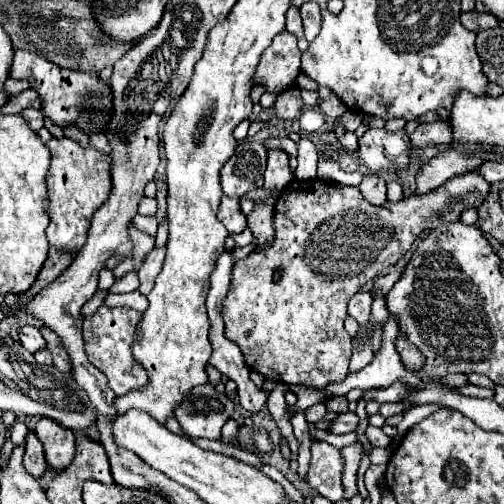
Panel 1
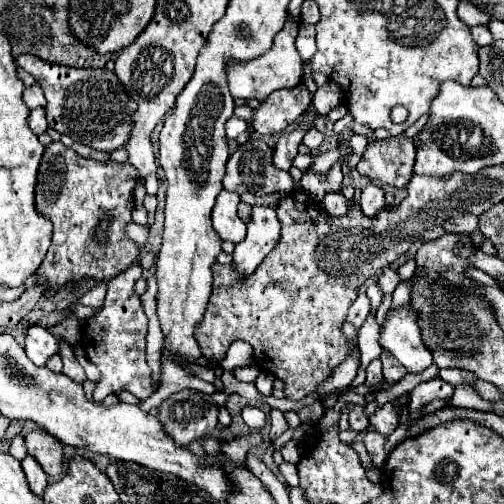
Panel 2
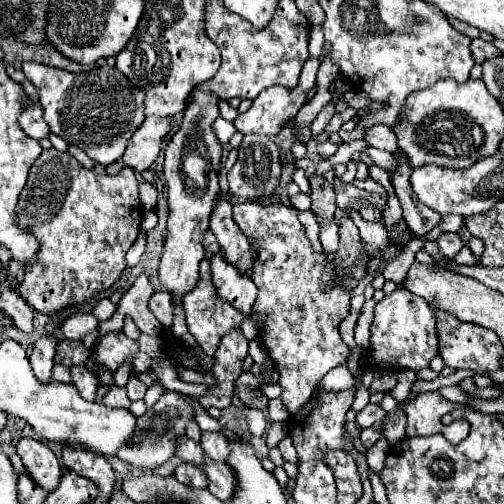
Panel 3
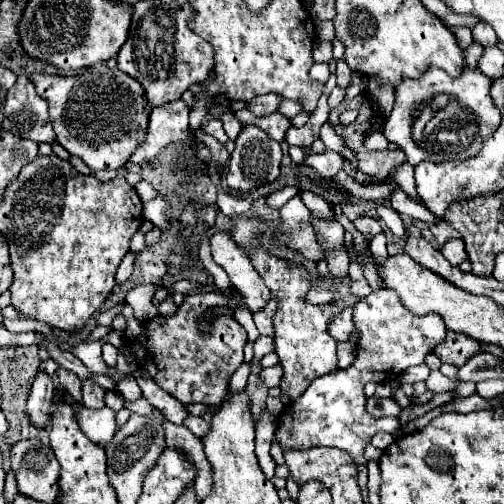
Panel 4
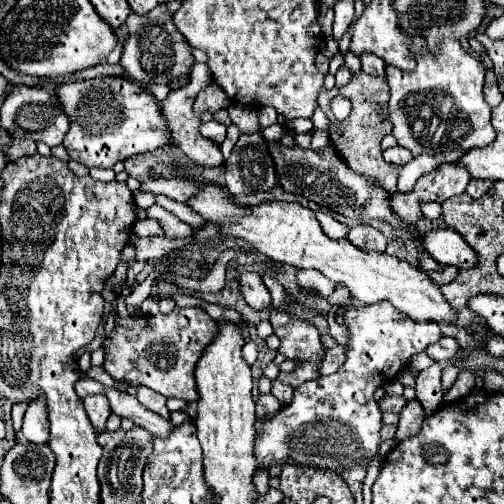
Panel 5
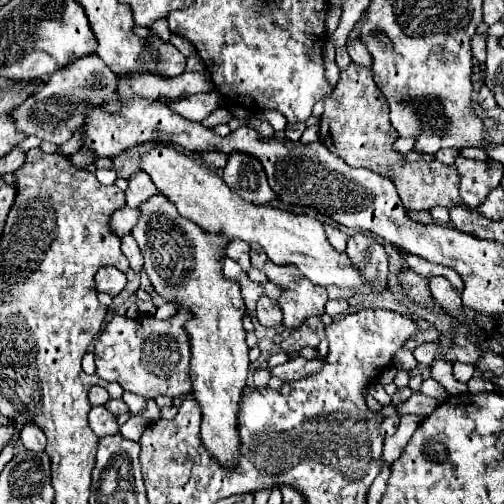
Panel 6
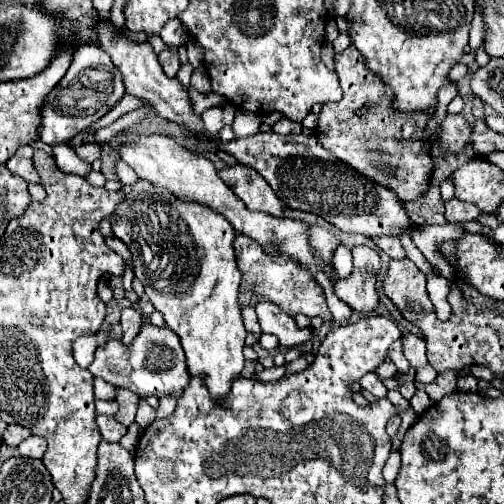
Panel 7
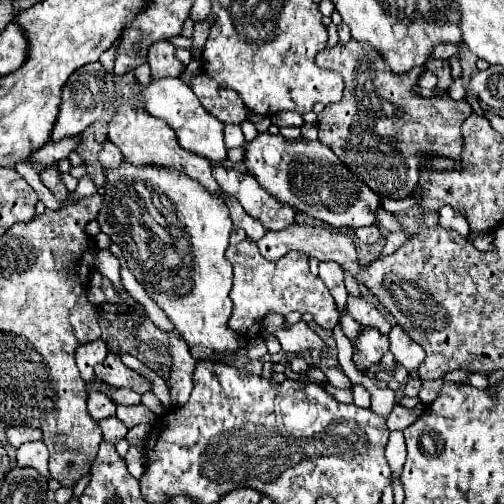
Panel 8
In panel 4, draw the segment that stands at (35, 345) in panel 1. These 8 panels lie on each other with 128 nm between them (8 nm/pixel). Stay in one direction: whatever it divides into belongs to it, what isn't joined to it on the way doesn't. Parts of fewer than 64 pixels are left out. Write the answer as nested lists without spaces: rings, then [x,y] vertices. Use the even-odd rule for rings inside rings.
[[[118,304],[118,306],[114,306],[114,308],[110,308],[110,310],[106,310],[106,312],[100,312],[98,314],[98,318],[96,318],[96,322],[98,324],[102,324],[102,326],[110,326],[112,324],[112,320],[114,320],[114,316],[118,316],[120,314],[120,310],[122,310],[122,305]],[[36,372],[30,398],[26,404],[26,416],[30,418],[30,424],[36,428],[46,428],[48,424],[48,414],[52,408],[52,398],[54,398],[54,380],[46,372]]]

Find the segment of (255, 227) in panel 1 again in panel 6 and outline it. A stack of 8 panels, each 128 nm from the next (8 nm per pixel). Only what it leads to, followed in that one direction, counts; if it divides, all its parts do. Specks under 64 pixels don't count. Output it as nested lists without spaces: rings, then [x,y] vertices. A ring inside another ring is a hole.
[[[110,266],[103,267],[96,273],[95,286],[97,292],[117,296],[126,286],[127,278],[119,270],[110,270]],[[180,308],[168,320],[158,320],[154,316],[126,318],[116,314],[94,344],[96,374],[106,382],[118,382],[124,390],[134,392],[142,398],[156,398],[160,394],[176,398],[190,394],[190,340],[184,328],[188,318],[192,318],[192,314],[184,312],[184,308]]]

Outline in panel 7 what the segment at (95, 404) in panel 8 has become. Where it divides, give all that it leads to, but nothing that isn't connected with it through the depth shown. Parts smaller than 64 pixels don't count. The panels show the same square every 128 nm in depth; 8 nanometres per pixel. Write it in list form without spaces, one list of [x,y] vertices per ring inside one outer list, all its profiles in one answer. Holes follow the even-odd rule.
[[[96,400],[96,414],[114,416],[116,412],[118,412],[118,402],[116,400]]]

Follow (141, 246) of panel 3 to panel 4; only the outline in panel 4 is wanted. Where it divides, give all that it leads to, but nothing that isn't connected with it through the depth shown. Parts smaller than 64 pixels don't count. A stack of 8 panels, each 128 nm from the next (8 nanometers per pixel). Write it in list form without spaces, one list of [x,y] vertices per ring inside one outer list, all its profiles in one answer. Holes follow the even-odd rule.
[[[128,252],[128,254],[122,258],[122,262],[120,262],[120,266],[118,266],[118,274],[116,274],[116,282],[118,282],[118,284],[126,282],[126,278],[132,274],[132,270],[134,270],[134,260],[136,260],[136,254],[134,254],[134,252]]]

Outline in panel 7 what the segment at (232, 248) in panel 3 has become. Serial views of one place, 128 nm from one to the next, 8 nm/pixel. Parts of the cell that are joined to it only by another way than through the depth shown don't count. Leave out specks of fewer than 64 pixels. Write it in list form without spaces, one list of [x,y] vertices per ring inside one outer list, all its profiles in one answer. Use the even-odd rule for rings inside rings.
[[[270,300],[260,302],[256,306],[256,314],[258,314],[262,332],[278,336],[280,346],[290,348],[290,346],[298,346],[298,344],[304,344],[310,340],[310,328],[300,330],[296,326],[294,318],[290,318],[280,308],[276,308],[276,304],[270,304]]]

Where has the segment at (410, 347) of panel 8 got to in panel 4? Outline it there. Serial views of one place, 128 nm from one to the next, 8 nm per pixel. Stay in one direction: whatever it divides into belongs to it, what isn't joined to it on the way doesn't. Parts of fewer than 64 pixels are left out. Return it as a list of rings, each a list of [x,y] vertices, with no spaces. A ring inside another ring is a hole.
[[[452,330],[446,332],[444,342],[438,344],[438,348],[434,350],[434,354],[444,364],[454,364],[454,366],[464,366],[474,354],[480,354],[480,352],[484,350],[478,340],[472,340],[472,336],[464,336]]]

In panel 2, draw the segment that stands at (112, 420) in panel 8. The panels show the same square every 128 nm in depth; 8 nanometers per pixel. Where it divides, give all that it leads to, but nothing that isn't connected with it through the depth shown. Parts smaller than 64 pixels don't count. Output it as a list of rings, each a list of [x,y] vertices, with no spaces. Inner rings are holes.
[[[60,340],[60,350],[58,350],[58,354],[60,354],[62,362],[64,362],[64,370],[62,370],[62,372],[64,372],[66,376],[70,376],[74,382],[84,382],[84,380],[86,380],[84,368],[78,364],[78,360],[76,360],[72,348],[68,346],[68,342]]]

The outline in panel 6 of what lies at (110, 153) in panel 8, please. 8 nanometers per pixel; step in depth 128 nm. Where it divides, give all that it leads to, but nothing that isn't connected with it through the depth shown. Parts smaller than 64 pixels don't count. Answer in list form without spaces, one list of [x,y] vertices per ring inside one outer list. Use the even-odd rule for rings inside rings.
[[[136,172],[130,180],[128,180],[128,190],[126,190],[126,206],[130,208],[138,208],[140,204],[144,204],[148,198],[160,194],[160,190],[156,188],[156,184],[152,182],[152,178],[146,172]]]

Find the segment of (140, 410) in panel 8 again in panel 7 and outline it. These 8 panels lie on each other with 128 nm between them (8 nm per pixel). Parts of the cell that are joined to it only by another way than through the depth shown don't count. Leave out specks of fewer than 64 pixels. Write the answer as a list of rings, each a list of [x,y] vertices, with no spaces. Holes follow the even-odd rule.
[[[117,387],[116,400],[118,400],[119,410],[115,417],[125,427],[130,426],[135,421],[136,406],[138,406],[138,395],[133,392]]]

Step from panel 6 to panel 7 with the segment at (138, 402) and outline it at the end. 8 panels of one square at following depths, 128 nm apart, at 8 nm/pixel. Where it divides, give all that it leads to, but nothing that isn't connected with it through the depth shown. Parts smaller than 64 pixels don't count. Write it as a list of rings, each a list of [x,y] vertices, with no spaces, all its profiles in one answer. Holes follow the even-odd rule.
[[[141,399],[136,412],[135,421],[144,429],[147,428],[155,418],[156,410],[148,405],[144,399]]]

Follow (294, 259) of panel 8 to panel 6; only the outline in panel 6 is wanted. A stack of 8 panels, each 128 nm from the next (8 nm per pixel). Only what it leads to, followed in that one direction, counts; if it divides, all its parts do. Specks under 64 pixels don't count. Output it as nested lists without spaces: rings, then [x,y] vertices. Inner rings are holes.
[[[252,244],[250,246],[252,266],[268,276],[270,282],[284,288],[280,298],[280,306],[284,312],[284,324],[288,328],[298,328],[308,316],[322,316],[324,304],[328,300],[326,288],[312,284],[308,278],[300,276],[300,272],[292,266],[278,266],[268,260],[266,252]]]

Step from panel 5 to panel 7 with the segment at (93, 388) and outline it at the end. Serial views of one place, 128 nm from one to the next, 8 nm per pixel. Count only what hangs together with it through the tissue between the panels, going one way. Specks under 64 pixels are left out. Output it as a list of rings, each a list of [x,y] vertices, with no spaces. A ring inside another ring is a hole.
[[[96,378],[96,380],[94,380],[94,396],[96,396],[98,400],[112,400],[114,394],[116,394],[116,388],[114,388],[112,384],[104,382],[102,378]]]

